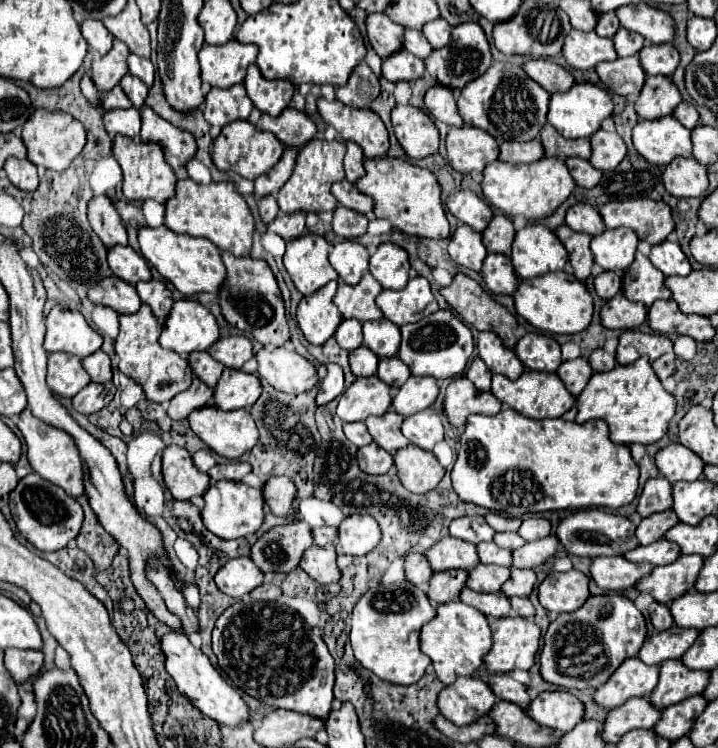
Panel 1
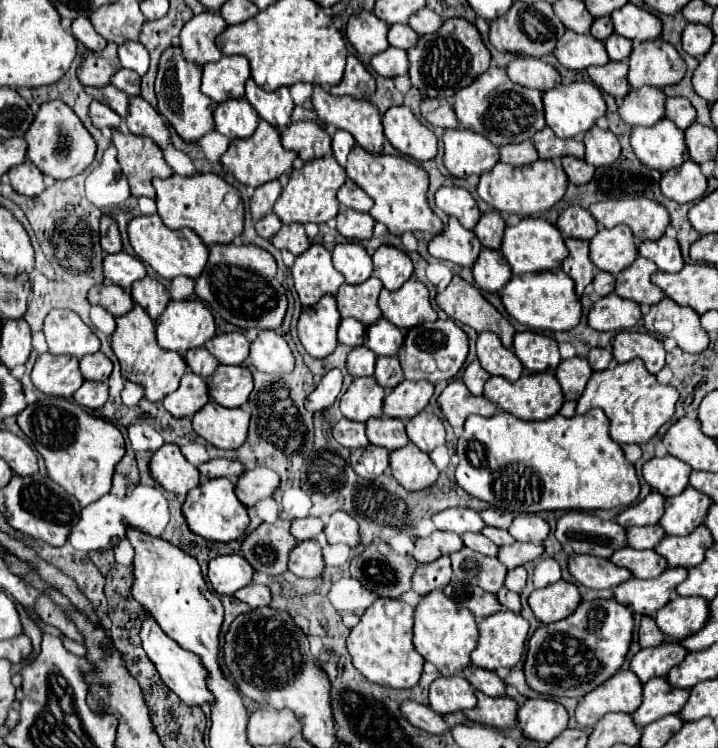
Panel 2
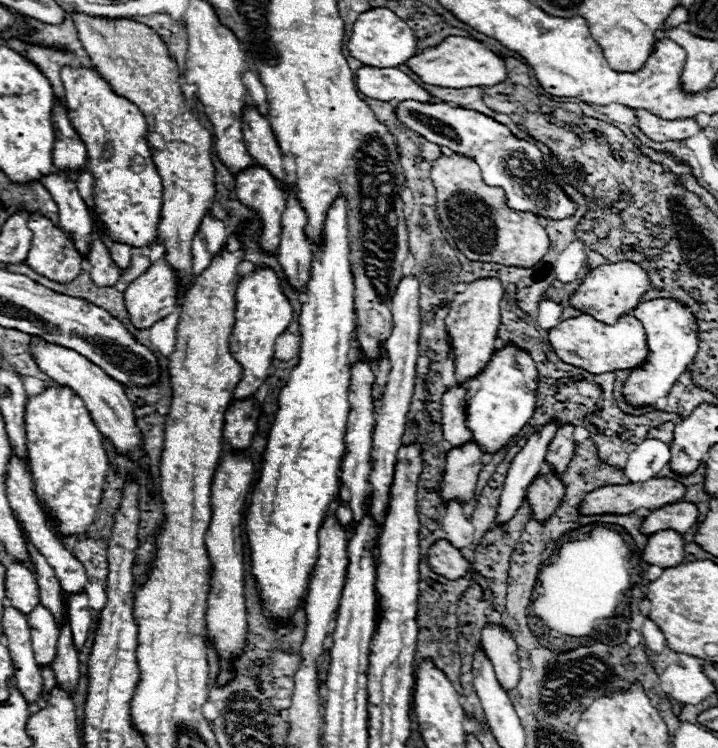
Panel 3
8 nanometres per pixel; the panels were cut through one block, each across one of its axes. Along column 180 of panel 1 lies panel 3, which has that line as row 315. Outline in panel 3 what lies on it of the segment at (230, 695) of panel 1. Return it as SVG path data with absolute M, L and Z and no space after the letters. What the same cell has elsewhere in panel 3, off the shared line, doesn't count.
M654 298L642 302L632 316L642 322L646 336L648 336L648 362L640 368L632 370L632 376L624 384L624 396L634 406L648 406L656 404L658 398L668 396L670 388L674 386L676 378L692 364L698 352L698 326L692 310L674 298Z

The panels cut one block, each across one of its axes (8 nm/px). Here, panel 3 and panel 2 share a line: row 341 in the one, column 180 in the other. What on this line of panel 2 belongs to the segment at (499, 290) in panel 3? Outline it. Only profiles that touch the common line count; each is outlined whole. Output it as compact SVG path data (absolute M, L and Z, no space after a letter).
M164 444L150 460L150 472L162 488L176 496L186 496L200 484L200 472L180 452L176 444Z

